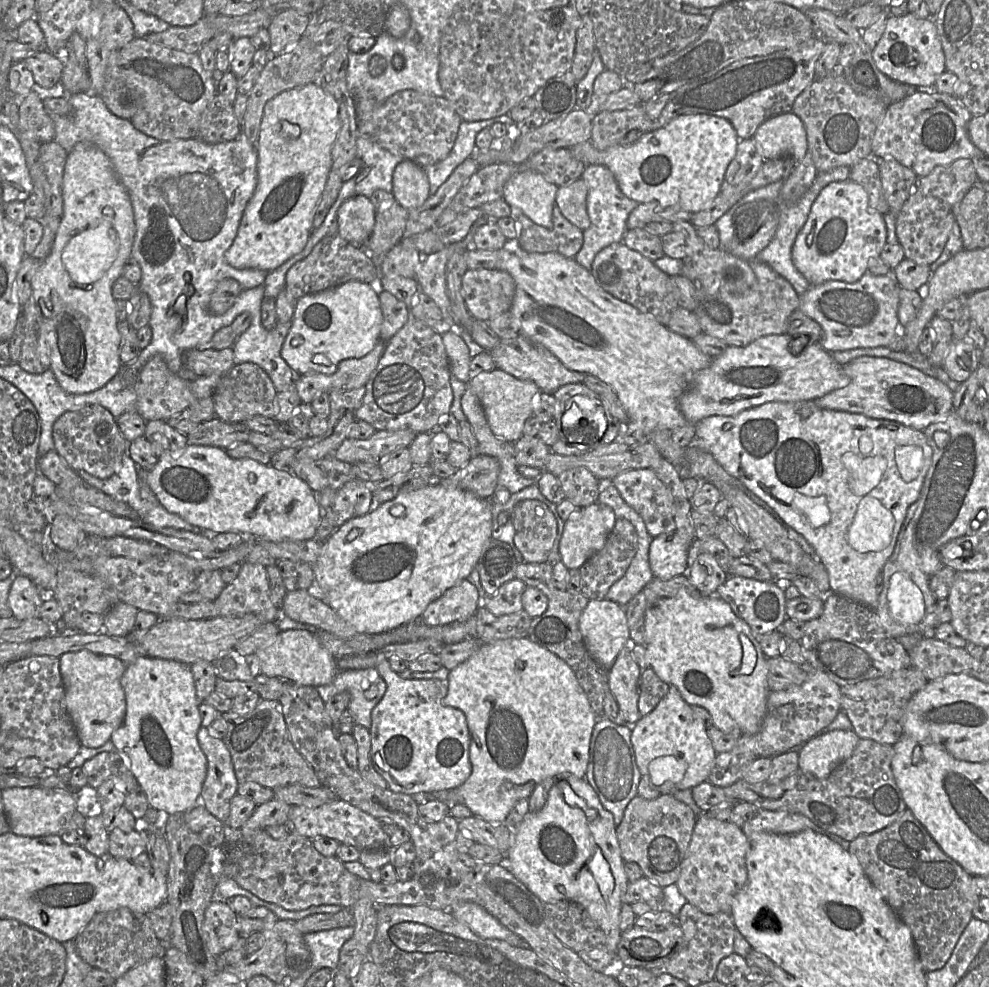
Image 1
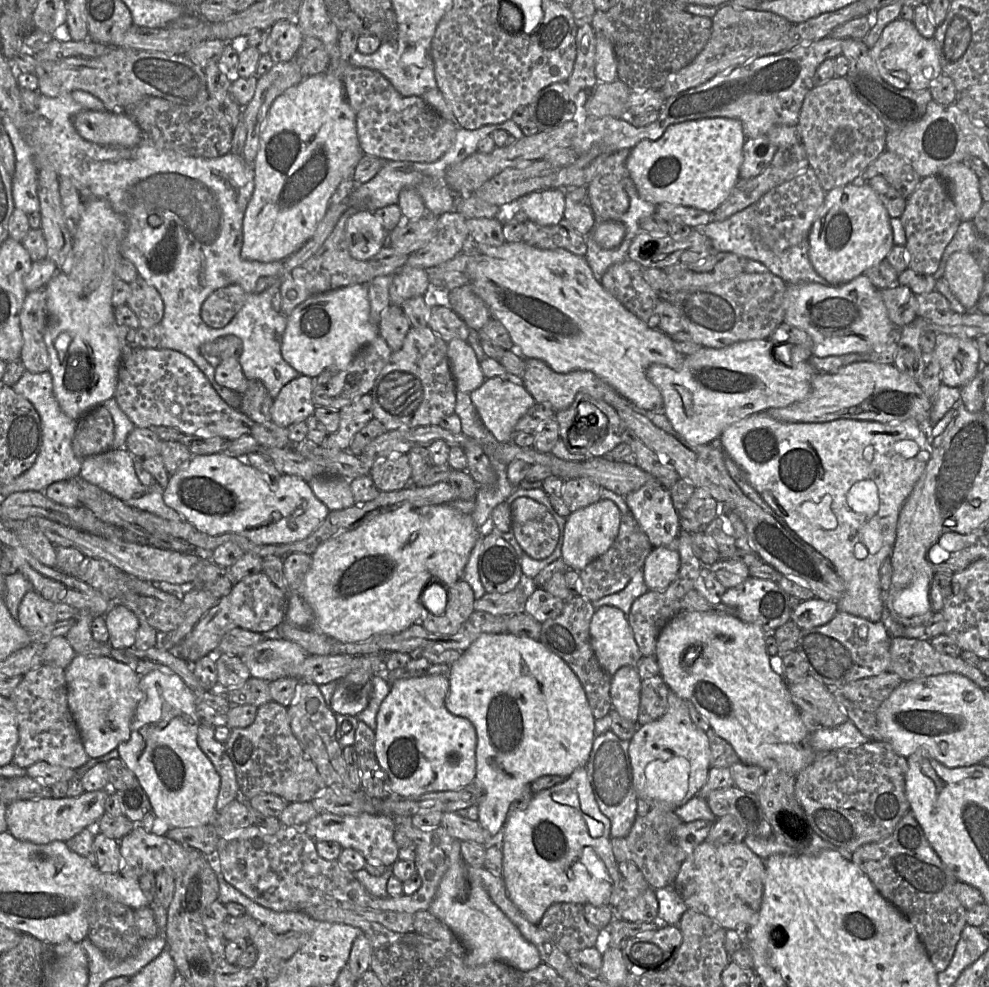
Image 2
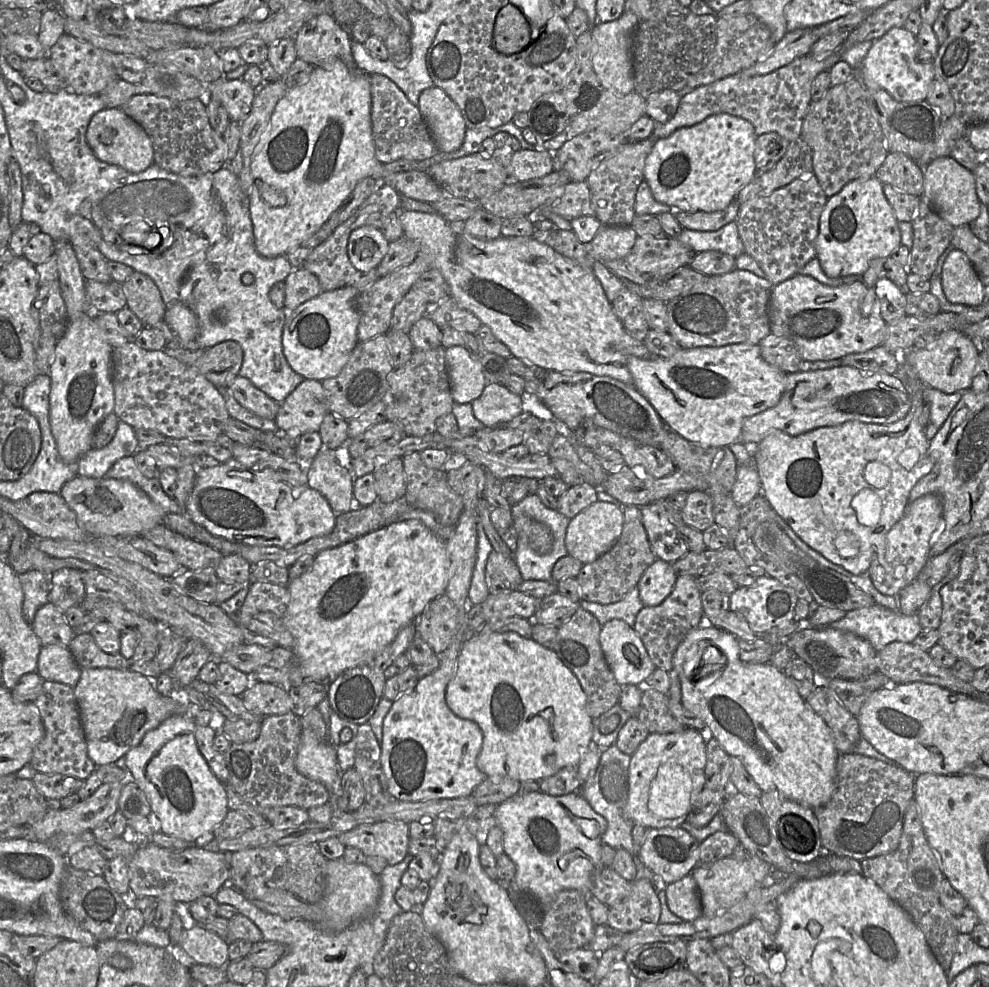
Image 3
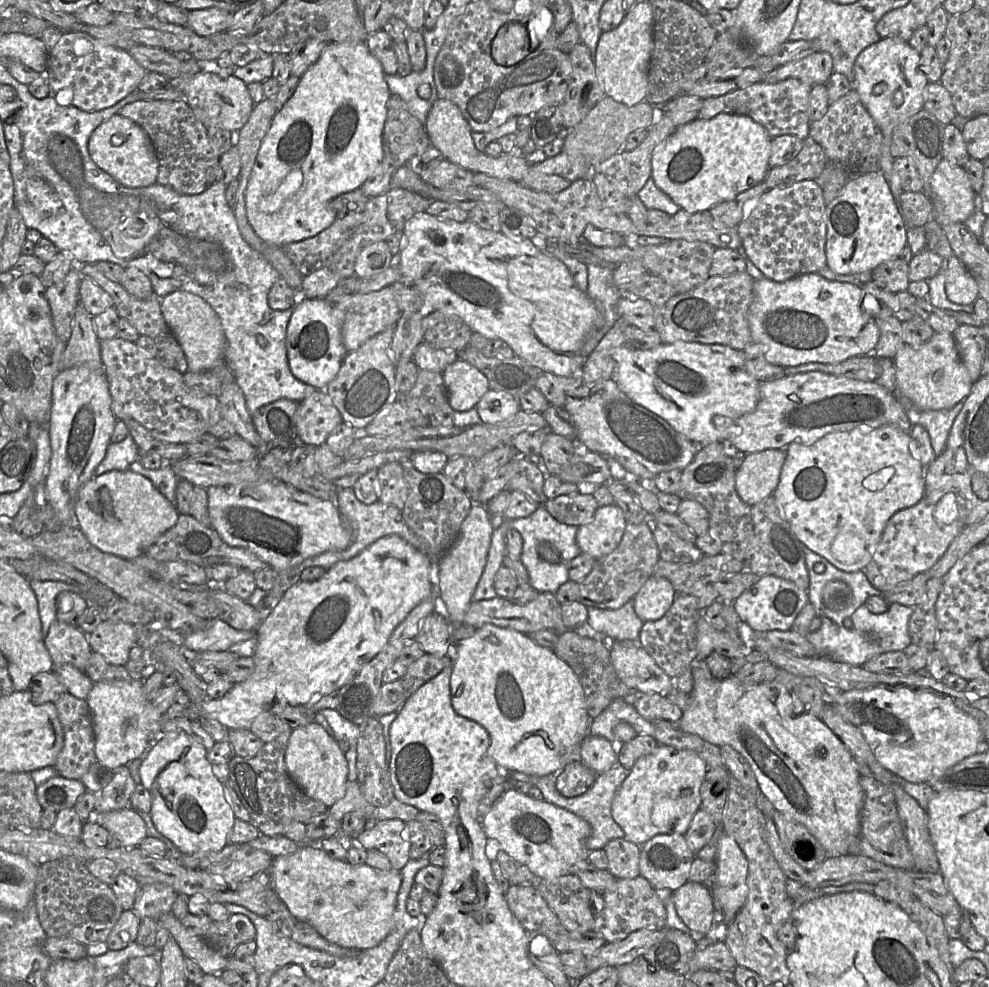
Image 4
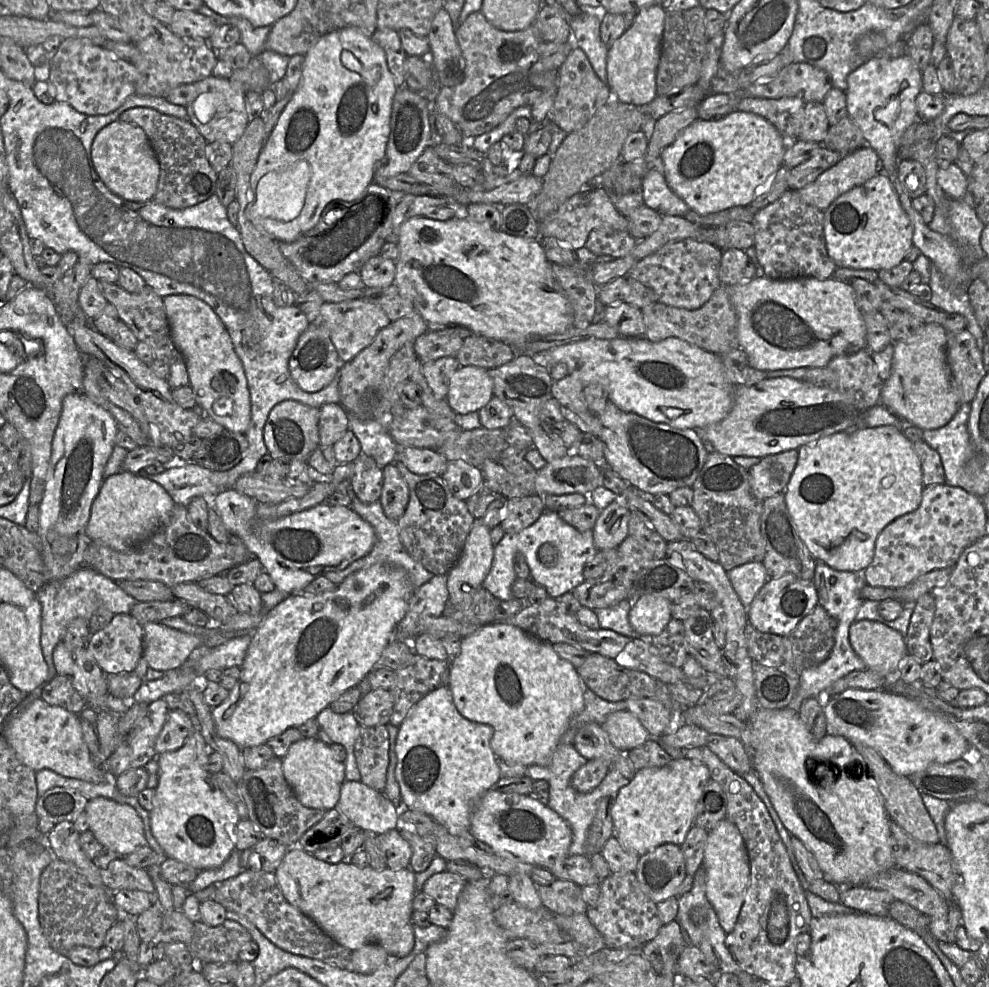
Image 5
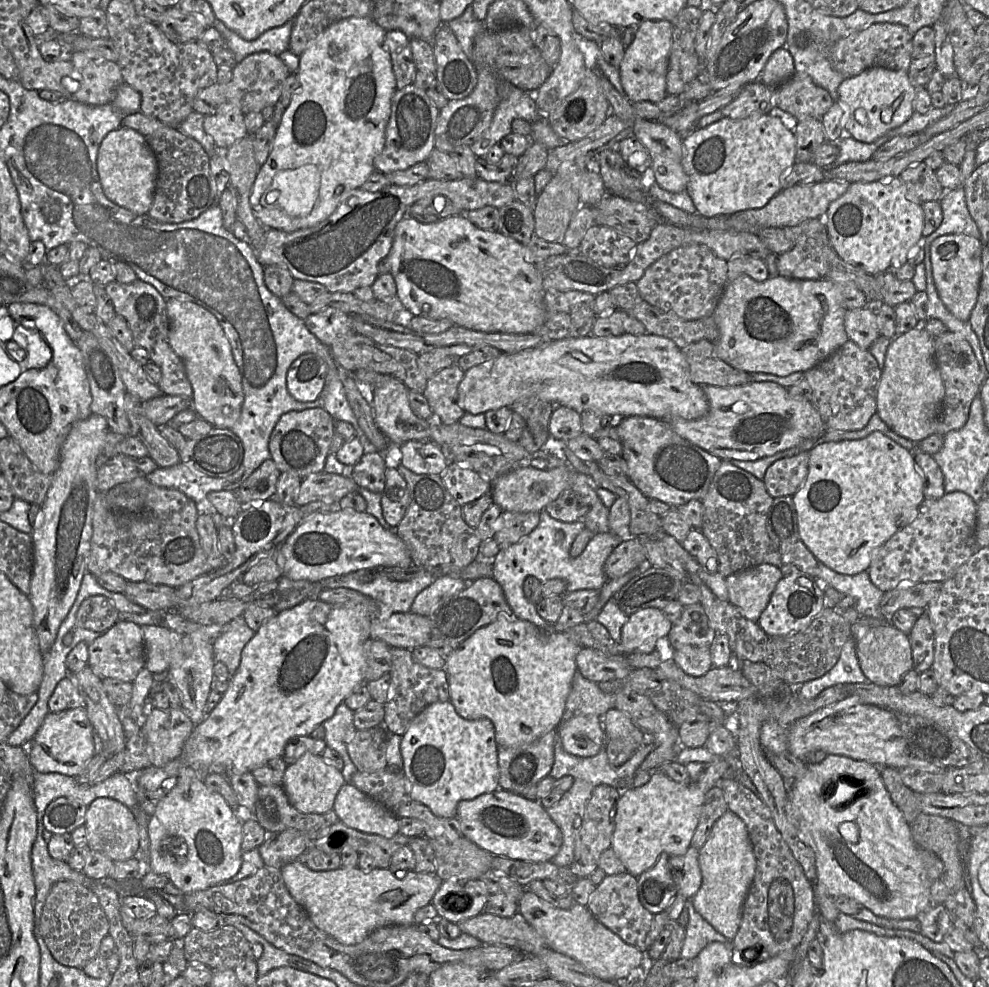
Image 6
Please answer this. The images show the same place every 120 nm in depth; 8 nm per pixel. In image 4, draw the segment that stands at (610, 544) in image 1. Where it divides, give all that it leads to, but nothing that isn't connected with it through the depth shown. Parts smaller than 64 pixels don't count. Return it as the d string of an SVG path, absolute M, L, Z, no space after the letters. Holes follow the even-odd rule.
M653 522L627 523L621 542L611 553L596 559L591 572L578 583L579 601L586 607L619 609L634 598L652 576L658 563L659 548L652 532Z

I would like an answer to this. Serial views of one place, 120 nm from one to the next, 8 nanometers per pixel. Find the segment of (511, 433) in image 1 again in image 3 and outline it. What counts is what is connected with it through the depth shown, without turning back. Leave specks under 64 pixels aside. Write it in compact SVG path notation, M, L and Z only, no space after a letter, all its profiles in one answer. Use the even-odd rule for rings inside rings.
M488 384L482 394L471 402L473 414L485 427L506 423L523 413L523 399L504 385Z

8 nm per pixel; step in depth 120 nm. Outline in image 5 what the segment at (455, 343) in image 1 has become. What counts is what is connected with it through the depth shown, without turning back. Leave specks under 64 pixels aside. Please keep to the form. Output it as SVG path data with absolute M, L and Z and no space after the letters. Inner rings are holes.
M460 366L449 380L446 400L455 413L479 411L493 397L494 383L489 370Z

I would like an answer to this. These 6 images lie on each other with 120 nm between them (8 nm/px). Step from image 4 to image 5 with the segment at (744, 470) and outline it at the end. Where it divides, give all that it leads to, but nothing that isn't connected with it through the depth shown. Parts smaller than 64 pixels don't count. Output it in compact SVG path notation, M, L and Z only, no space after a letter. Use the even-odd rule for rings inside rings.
M798 450L760 458L760 461L748 470L751 494L761 501L783 494L797 460Z

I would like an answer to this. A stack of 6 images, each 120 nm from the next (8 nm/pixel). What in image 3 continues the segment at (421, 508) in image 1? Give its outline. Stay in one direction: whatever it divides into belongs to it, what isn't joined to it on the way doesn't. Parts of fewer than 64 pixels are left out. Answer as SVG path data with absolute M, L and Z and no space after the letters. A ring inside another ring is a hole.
M416 519L393 522L342 545L320 551L314 556L312 566L299 577L290 580L287 585L289 602L282 619L295 640L293 652L298 672L301 673L304 681L329 683L345 670L360 665L372 654L391 643L404 626L417 621L427 605L445 593L448 581L449 560L446 542L436 537L421 521Z

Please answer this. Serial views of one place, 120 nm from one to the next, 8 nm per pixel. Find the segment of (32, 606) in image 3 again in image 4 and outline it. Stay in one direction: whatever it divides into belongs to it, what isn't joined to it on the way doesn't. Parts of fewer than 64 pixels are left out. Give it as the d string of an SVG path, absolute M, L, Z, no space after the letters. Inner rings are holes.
M29 579L29 584L36 594L41 619L43 639L47 636L51 624L57 619L56 599L63 591L79 592L77 587L62 581L37 581Z

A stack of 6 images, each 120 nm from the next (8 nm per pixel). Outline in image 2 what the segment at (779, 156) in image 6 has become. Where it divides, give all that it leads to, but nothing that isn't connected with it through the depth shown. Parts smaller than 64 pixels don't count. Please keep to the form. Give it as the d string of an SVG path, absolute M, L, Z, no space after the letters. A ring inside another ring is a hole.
M713 117L670 125L658 140L643 140L633 147L626 161L629 177L639 196L655 205L664 202L714 212L729 196L740 179L743 146L746 141L740 120Z

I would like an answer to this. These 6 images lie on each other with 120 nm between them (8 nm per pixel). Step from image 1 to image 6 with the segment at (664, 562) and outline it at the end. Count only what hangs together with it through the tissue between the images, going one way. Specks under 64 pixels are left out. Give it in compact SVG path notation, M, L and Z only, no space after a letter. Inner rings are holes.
M645 608L633 613L622 627L619 654L653 652L658 639L668 636L672 624L658 608Z

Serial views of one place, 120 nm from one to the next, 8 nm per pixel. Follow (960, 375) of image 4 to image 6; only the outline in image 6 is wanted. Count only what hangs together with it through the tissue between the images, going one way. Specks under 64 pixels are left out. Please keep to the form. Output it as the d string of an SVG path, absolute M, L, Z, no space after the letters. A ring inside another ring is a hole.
M923 326L894 337L888 347L878 388L877 413L898 435L915 443L936 433L945 387L934 356L934 339Z

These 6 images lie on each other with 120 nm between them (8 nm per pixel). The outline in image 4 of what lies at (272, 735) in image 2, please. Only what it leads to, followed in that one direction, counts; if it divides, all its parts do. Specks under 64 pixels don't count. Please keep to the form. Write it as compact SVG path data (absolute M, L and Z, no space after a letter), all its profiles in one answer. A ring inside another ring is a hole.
M288 728L273 741L264 743L254 757L234 755L228 763L229 779L249 812L252 824L267 836L285 835L286 827L292 821L306 820L328 811L324 803L307 796L286 770L285 754L292 731Z

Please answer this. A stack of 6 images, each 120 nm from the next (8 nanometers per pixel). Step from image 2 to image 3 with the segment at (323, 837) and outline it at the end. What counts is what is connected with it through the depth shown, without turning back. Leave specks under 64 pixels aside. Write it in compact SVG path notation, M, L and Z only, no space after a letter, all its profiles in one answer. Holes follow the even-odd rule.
M399 820L359 825L337 839L346 847L358 848L365 856L378 856L396 865L408 854L409 826Z

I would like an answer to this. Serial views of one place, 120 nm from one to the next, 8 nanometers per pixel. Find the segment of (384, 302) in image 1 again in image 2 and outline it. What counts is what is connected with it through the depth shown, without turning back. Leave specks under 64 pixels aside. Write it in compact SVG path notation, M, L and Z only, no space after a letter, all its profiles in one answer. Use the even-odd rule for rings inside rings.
M390 304L381 313L379 335L392 352L401 349L411 325L401 306Z

